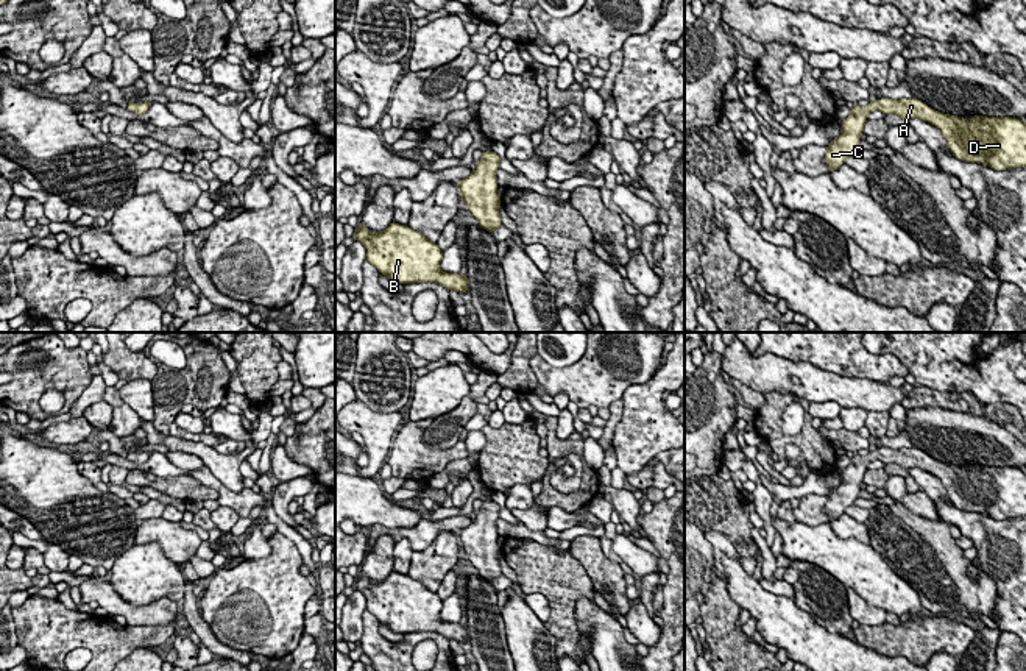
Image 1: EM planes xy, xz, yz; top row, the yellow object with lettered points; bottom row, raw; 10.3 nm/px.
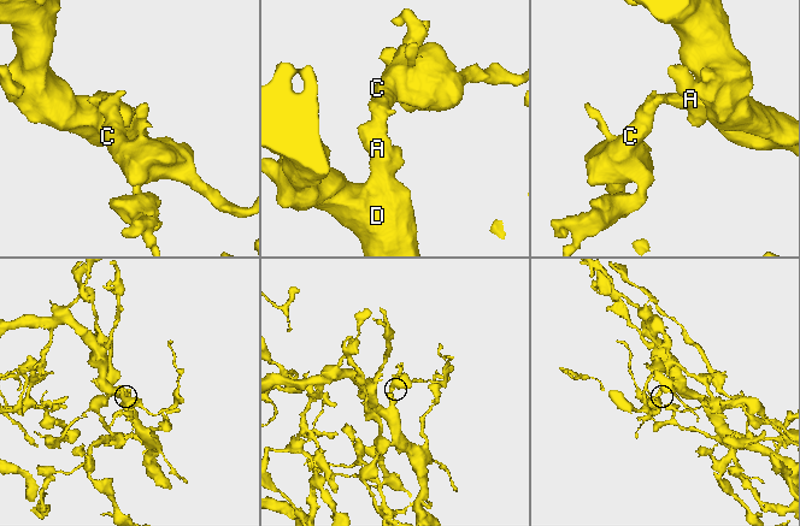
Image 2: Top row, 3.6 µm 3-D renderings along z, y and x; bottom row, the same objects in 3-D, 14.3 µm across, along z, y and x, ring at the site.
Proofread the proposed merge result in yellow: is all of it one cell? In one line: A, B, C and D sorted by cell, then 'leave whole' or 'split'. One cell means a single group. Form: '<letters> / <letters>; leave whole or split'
A B C D; leave whole

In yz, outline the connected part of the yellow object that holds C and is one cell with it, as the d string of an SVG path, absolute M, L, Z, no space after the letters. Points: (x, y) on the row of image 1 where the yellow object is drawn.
M881 98L870 100L867 106L853 105L850 115L842 122L842 131L837 139L826 145L825 162L828 165L828 173L837 170L845 159L853 156L859 148L861 133L872 111L881 111L883 114L897 114L901 119L920 119L925 120L942 131L948 148L953 156L967 162L985 164L993 170L1018 169L1026 167L1026 123L1015 117L985 117L973 115L973 120L965 120L964 117L950 115L939 112L923 103L918 98Z

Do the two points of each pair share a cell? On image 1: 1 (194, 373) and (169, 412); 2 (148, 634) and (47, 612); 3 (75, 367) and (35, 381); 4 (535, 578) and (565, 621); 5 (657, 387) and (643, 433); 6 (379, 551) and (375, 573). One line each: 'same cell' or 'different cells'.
1: same cell
2: same cell
3: same cell
4: same cell
5: same cell
6: same cell

